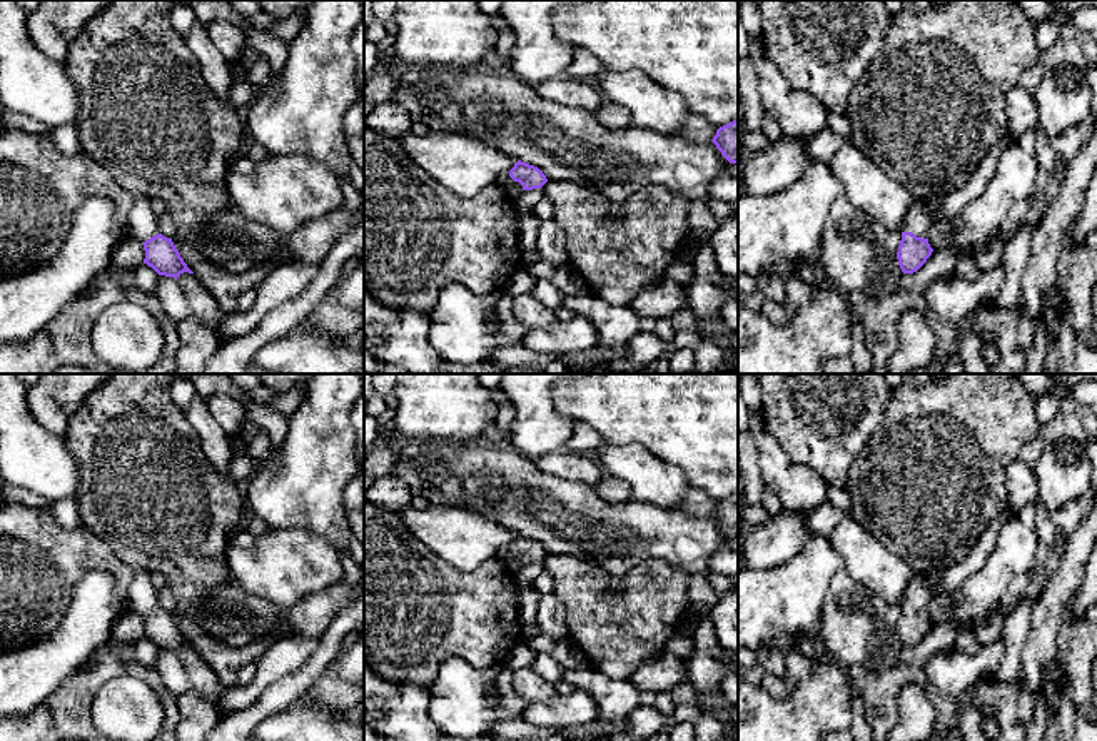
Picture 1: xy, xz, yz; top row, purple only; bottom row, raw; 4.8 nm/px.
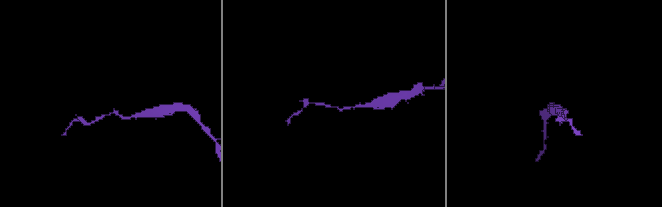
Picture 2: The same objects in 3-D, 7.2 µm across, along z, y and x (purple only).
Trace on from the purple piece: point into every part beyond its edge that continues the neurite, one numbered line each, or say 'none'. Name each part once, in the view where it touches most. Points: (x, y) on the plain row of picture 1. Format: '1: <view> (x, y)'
1: yz (920, 591)

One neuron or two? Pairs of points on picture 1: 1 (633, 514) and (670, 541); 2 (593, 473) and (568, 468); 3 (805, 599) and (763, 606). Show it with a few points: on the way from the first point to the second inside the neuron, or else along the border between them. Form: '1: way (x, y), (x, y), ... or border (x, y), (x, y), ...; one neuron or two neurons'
1: way (642, 523), (652, 533), (662, 534); one neuron
2: way (586, 469), (575, 468); one neuron
3: way (795, 599), (782, 598), (773, 606); one neuron

